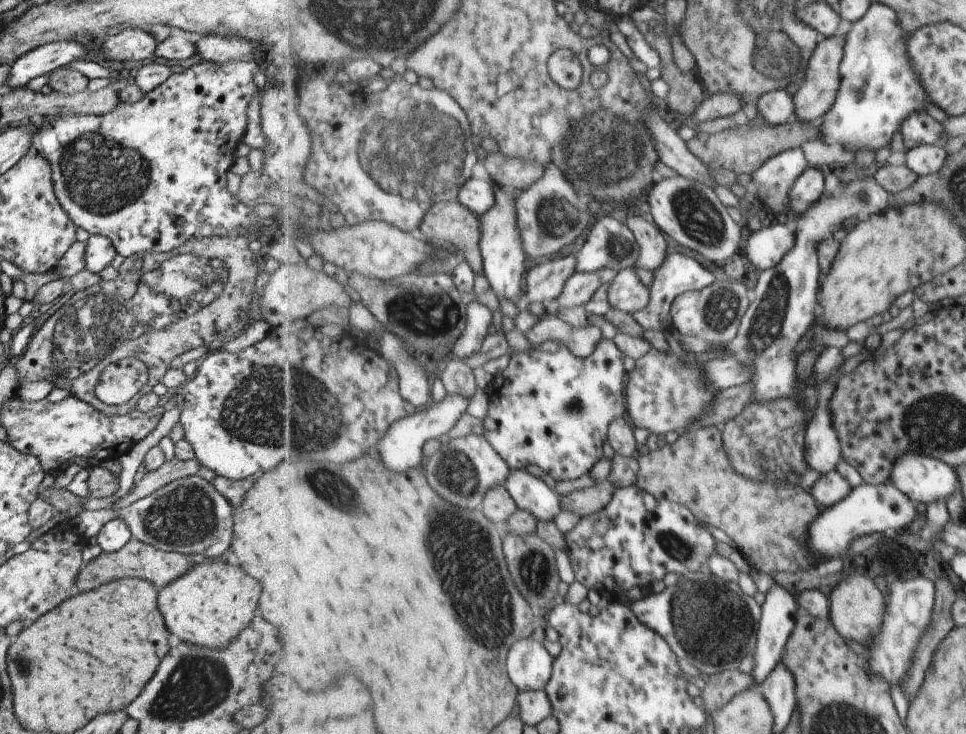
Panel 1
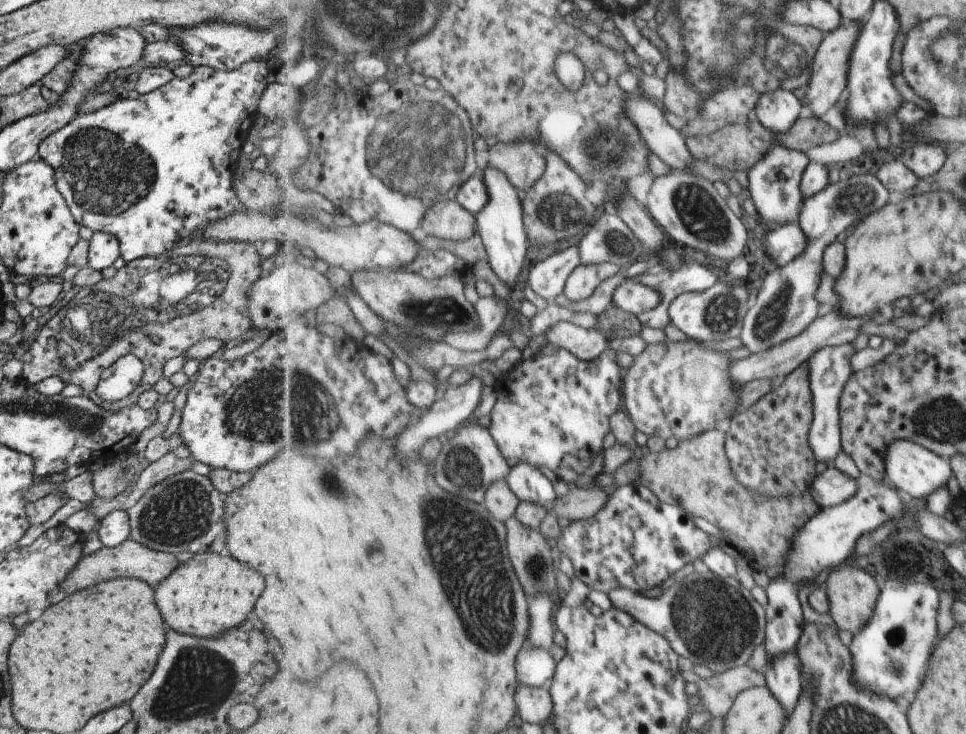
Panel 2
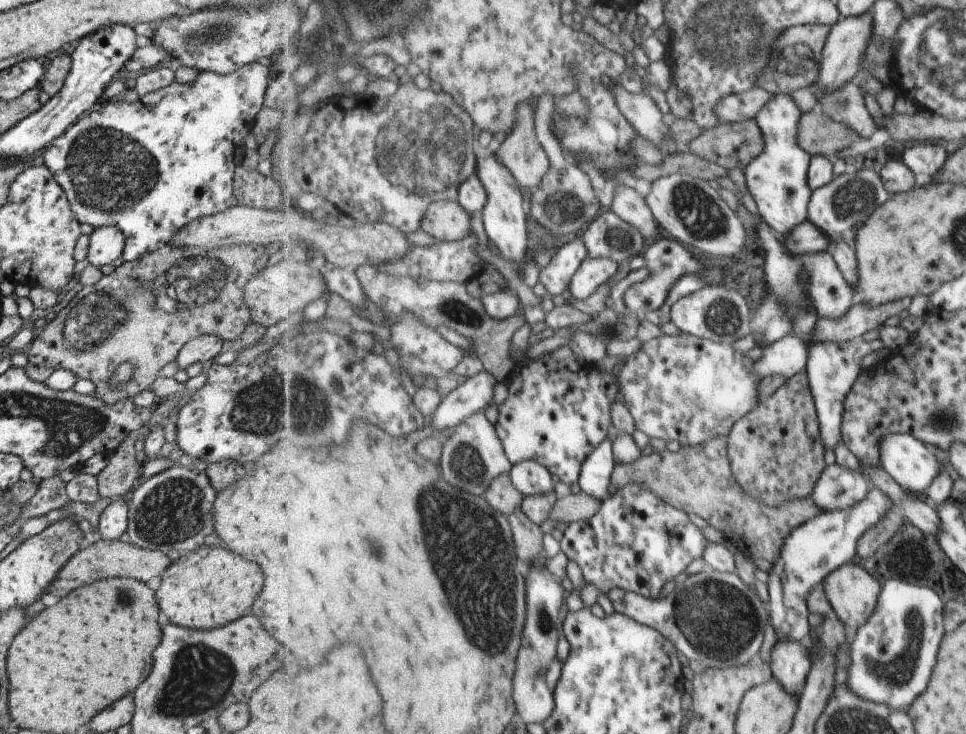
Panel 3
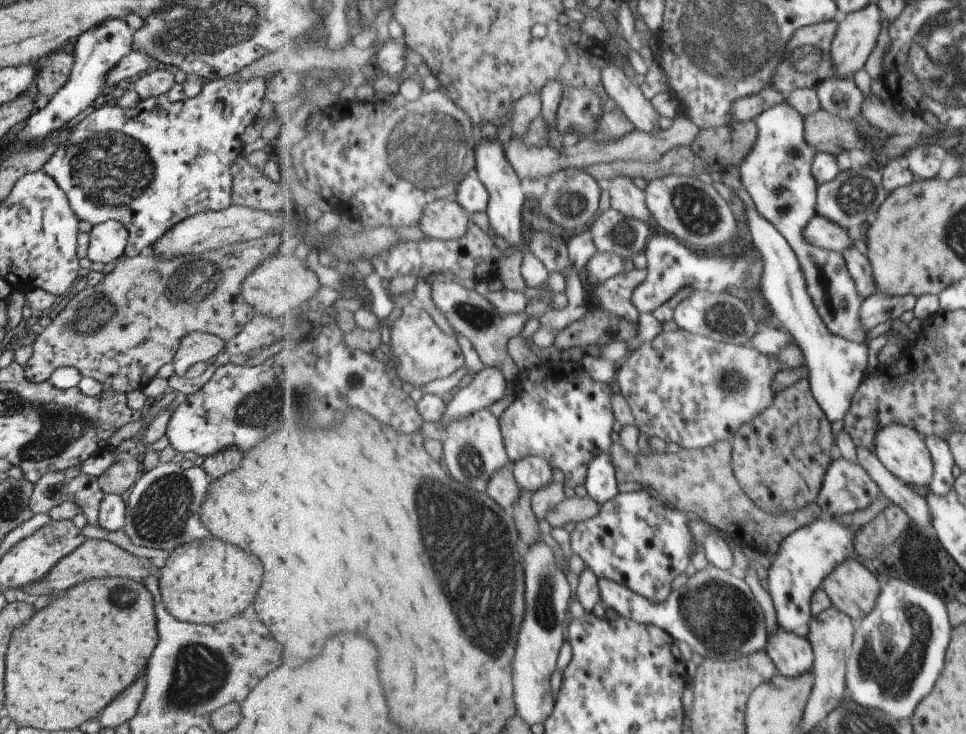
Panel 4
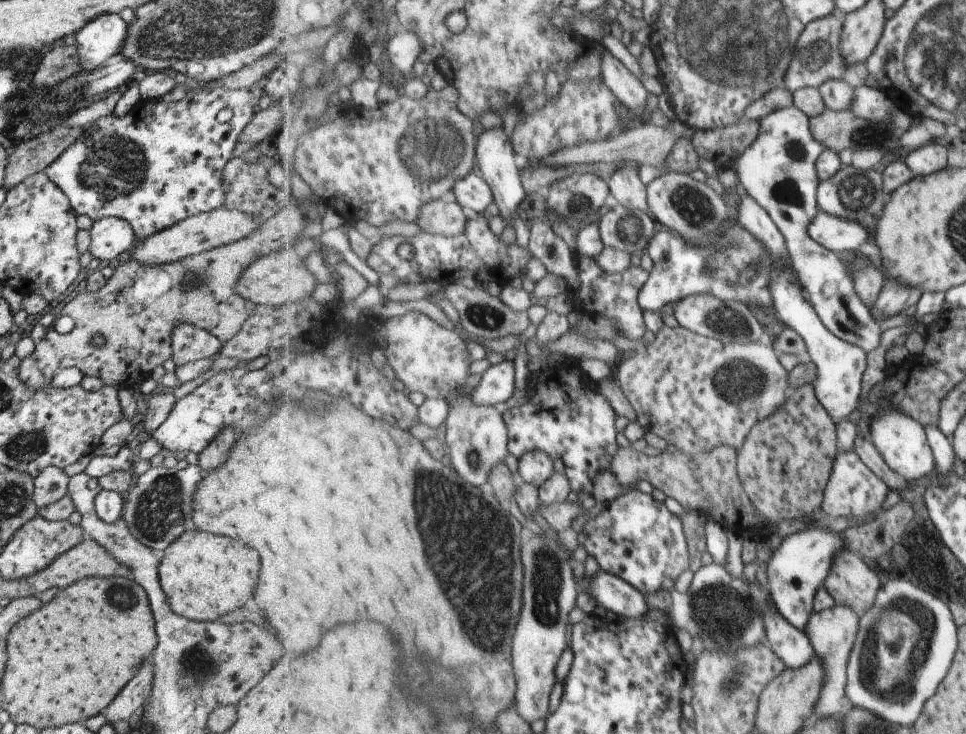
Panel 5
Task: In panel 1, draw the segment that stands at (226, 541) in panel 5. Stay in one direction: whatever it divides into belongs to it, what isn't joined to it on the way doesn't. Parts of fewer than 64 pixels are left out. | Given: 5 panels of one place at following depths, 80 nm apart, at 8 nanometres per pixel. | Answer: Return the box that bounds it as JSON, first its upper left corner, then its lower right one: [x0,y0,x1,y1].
[156,558,261,650]

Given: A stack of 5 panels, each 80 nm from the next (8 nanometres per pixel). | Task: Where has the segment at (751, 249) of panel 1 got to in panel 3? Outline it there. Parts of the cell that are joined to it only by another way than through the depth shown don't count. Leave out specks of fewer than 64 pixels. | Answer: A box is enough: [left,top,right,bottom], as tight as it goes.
[784,221,832,258]

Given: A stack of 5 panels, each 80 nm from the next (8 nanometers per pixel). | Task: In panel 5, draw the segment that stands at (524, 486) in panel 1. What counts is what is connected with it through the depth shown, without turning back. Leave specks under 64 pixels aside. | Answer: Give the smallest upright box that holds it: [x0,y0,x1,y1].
[518,449,555,487]

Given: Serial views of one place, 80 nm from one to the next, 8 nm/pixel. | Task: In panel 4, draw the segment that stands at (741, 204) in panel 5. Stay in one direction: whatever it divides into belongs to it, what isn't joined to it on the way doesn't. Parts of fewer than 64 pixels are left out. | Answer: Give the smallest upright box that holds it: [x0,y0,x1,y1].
[745,205,869,426]

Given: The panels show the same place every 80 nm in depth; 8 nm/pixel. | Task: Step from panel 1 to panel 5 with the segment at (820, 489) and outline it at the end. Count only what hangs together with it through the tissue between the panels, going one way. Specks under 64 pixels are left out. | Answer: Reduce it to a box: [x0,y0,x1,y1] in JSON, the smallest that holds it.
[821,450,891,520]

